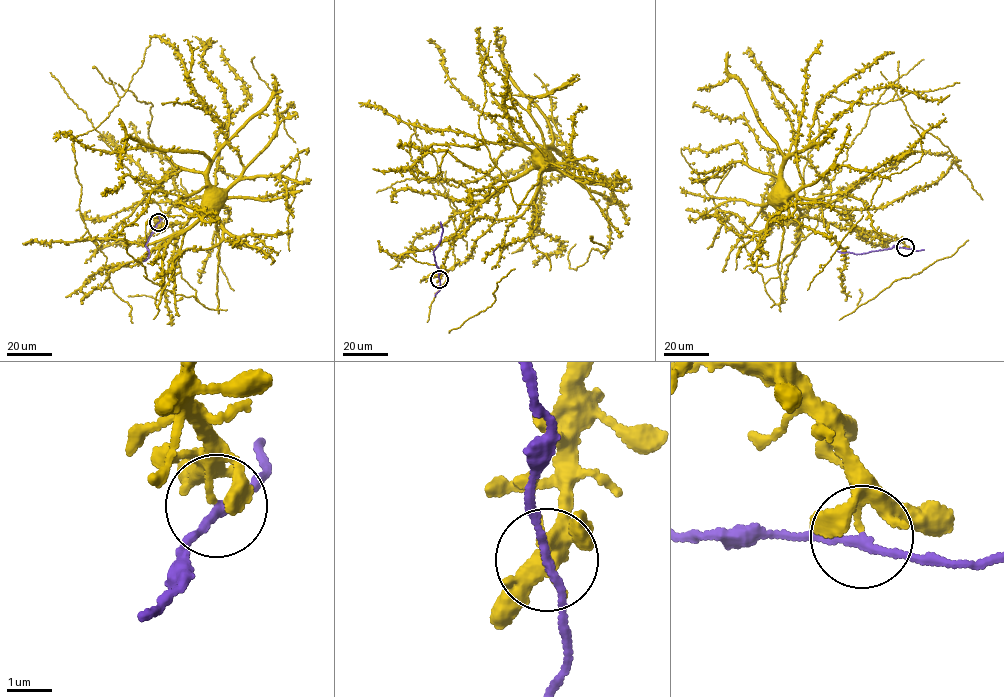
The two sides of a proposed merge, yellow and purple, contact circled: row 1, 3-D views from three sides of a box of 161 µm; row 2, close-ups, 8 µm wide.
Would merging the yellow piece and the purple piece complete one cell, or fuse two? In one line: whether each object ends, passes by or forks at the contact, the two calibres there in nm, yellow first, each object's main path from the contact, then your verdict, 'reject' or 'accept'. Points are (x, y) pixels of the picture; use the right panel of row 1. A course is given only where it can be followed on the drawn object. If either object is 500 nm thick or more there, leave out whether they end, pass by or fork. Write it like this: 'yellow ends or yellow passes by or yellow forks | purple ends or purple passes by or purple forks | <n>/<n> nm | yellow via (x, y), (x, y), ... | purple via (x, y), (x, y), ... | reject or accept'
yellow ends | purple passes by | 160/140 nm | yellow via (905, 247), (900, 240), (882, 233), (843, 229), (808, 218), (799, 208), (773, 195) | purple via (905, 247), (855, 254), (837, 251) | reject

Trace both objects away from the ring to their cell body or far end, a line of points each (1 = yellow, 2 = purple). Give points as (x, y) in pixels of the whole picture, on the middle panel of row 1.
1: (439, 279), (461, 222), (506, 181), (518, 178), (530, 168), (533, 157), (539, 152)
2: (439, 279), (433, 251), (441, 239), (440, 221)

